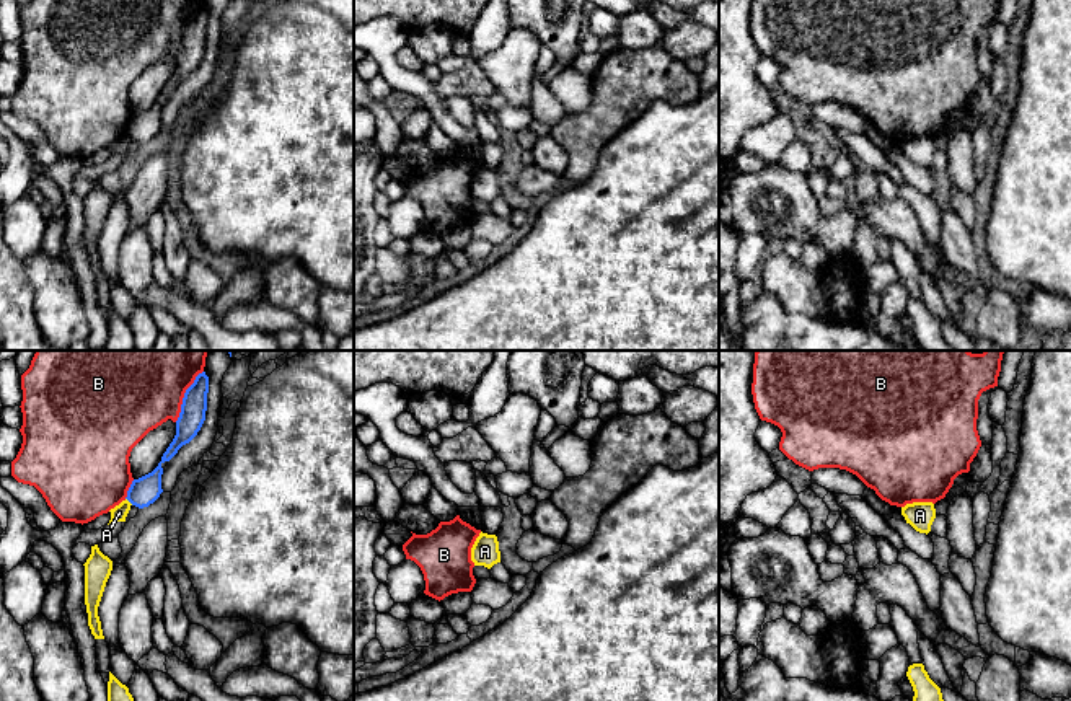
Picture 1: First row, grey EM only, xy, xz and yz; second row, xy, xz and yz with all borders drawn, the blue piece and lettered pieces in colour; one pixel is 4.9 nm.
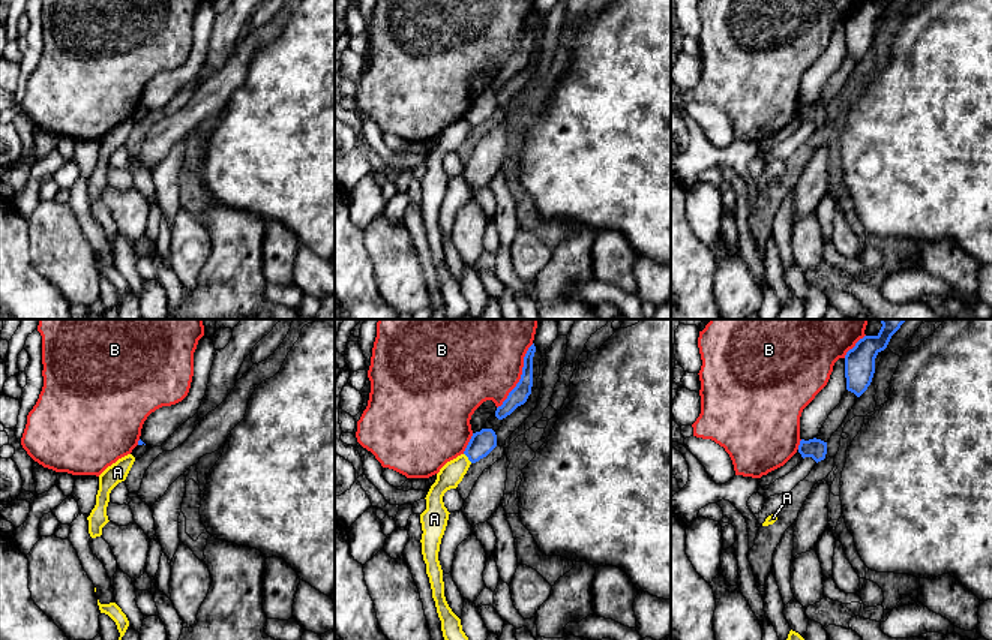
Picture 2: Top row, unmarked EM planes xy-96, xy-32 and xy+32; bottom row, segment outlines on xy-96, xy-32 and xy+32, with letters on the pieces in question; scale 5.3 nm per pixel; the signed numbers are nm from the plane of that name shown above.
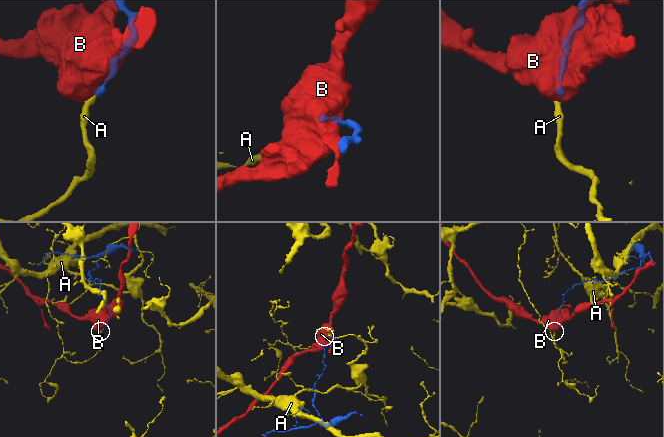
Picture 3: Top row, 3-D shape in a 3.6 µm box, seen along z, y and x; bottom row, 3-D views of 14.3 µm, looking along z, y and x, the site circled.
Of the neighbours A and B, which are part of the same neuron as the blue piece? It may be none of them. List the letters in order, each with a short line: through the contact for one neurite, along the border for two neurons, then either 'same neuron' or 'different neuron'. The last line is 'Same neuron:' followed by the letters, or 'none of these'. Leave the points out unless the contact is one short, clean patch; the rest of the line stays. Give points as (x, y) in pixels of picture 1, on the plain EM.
A: different neuron
B: different neuron
Same neuron: none of these

